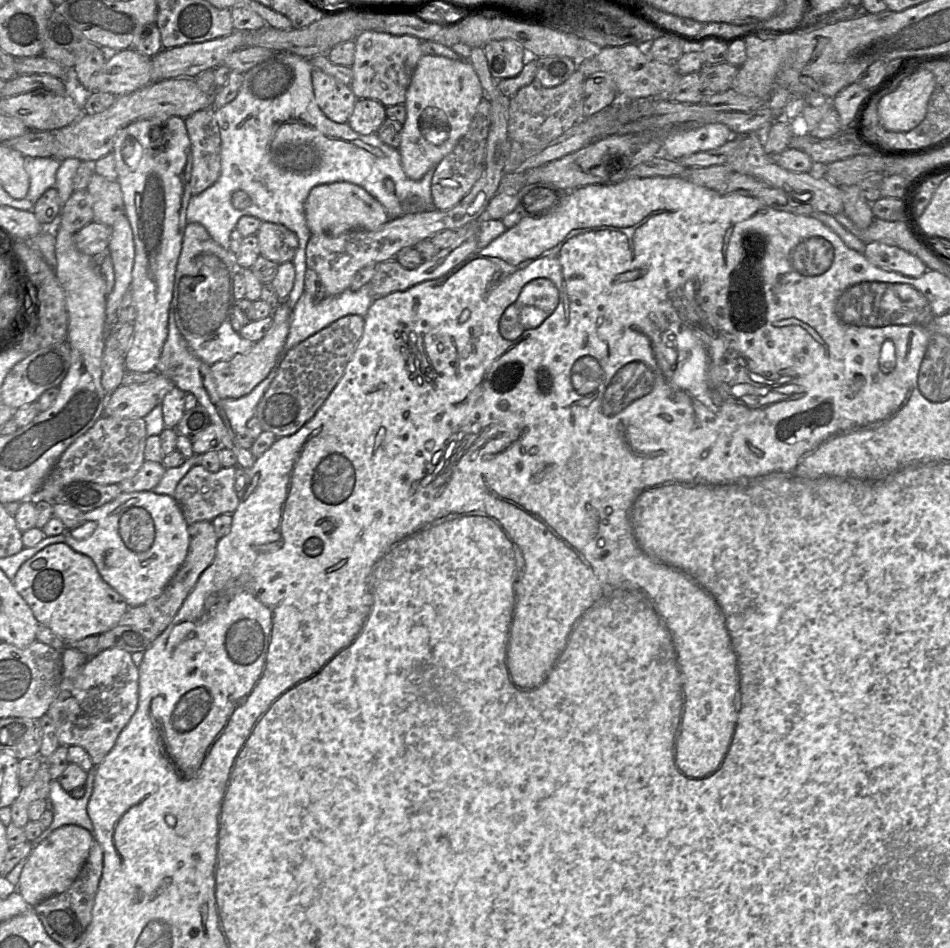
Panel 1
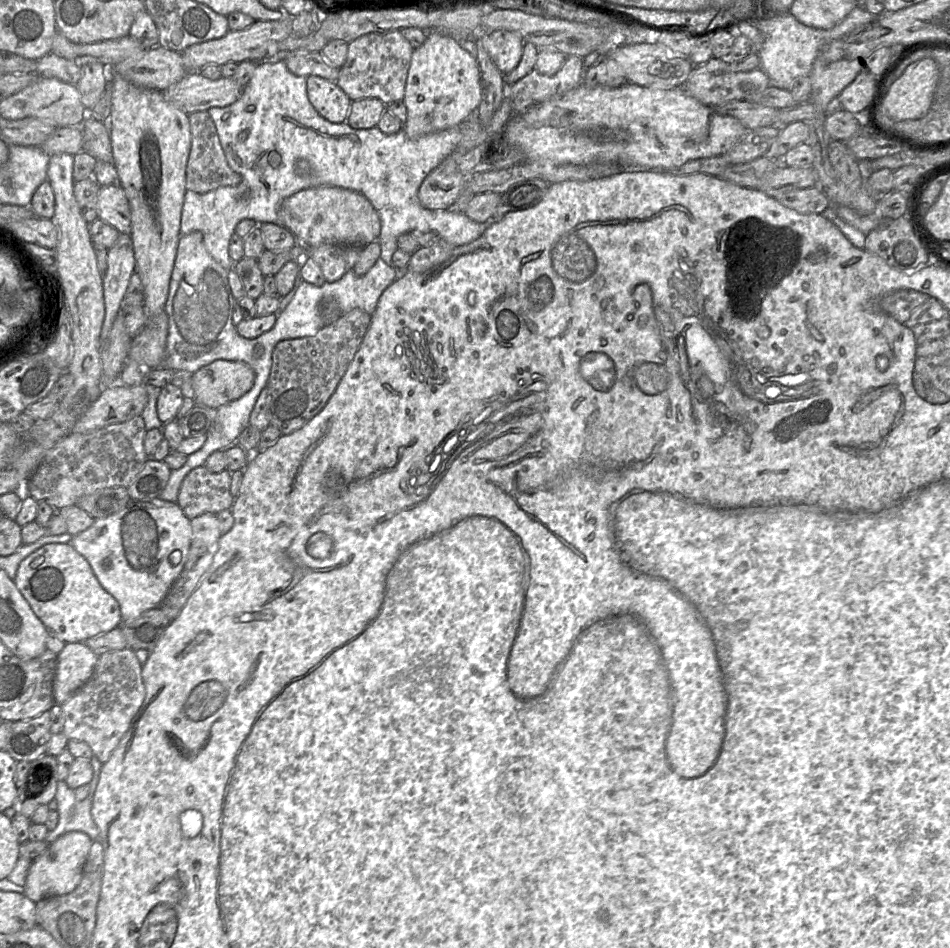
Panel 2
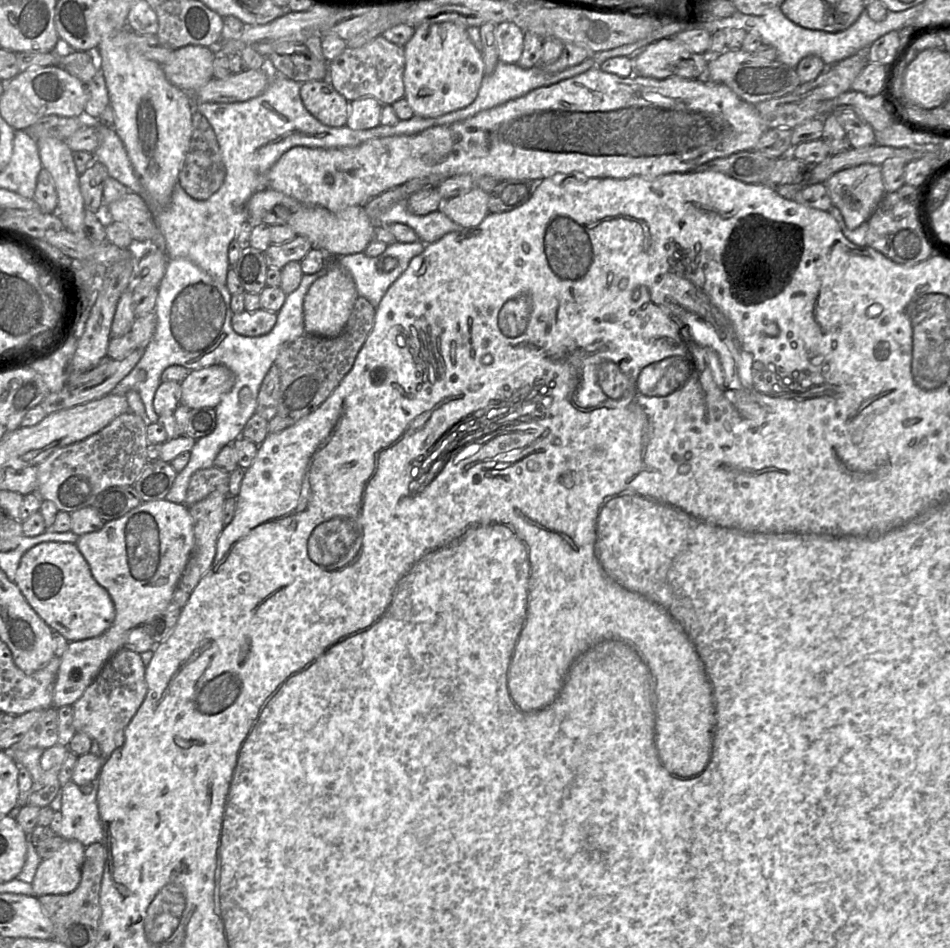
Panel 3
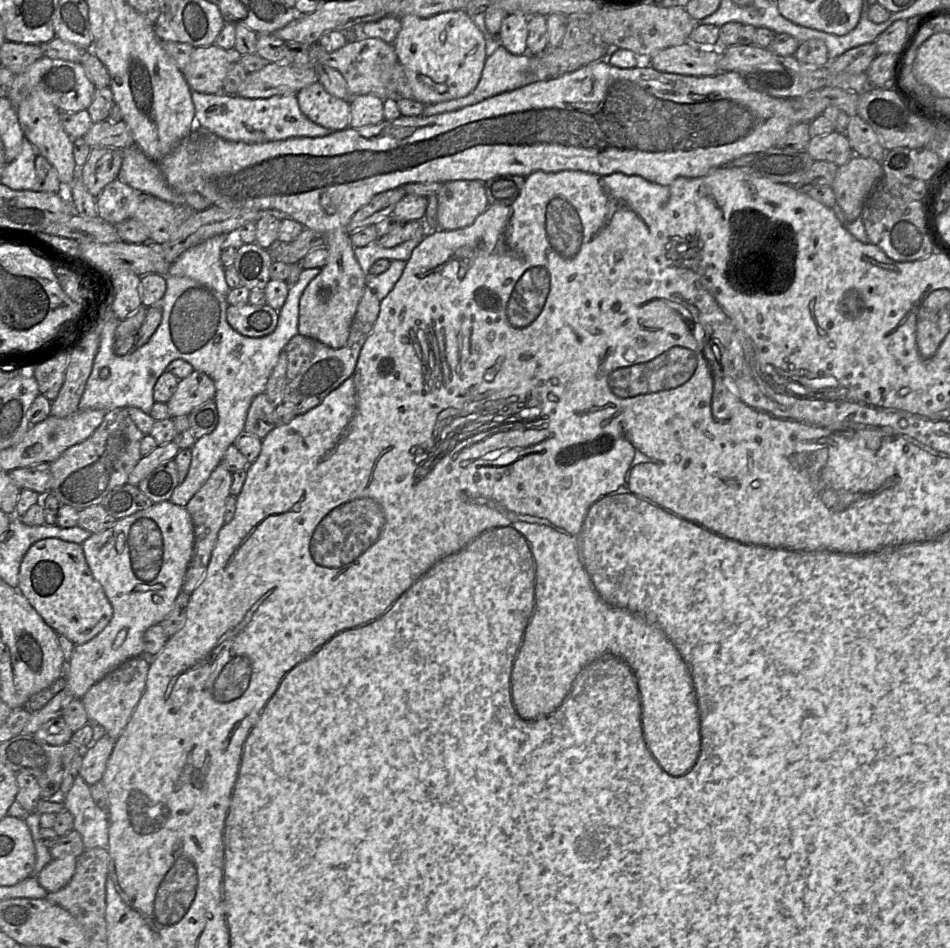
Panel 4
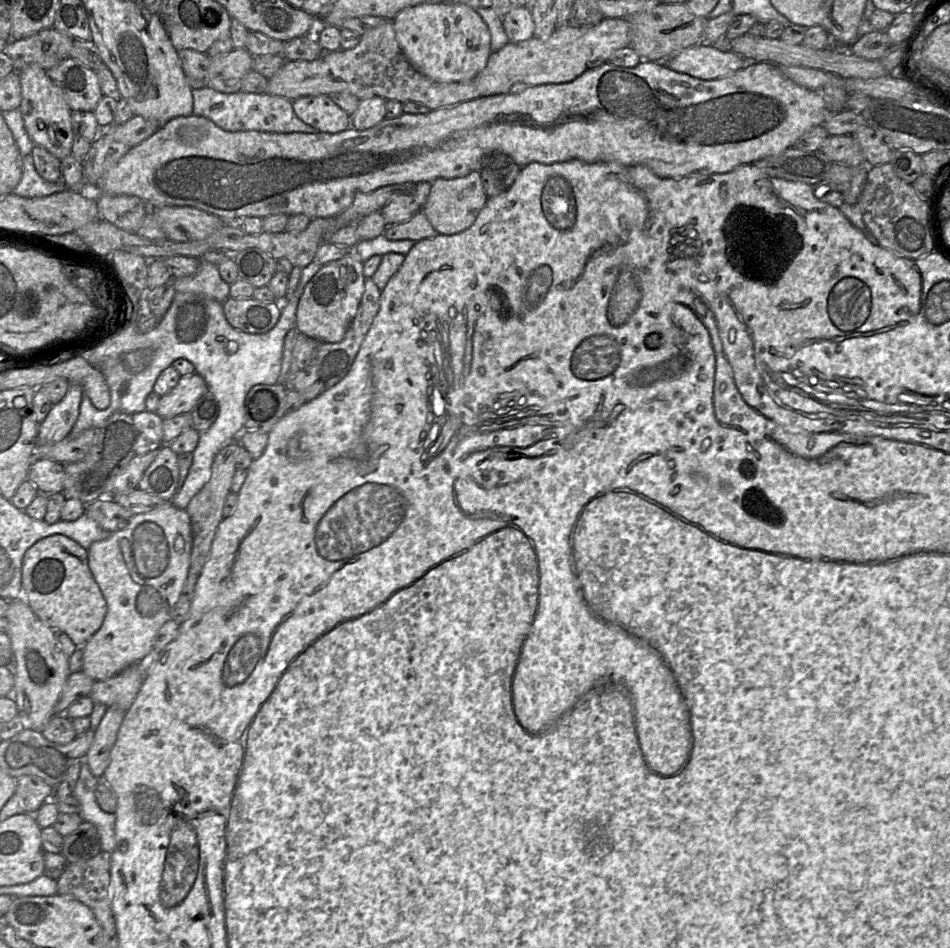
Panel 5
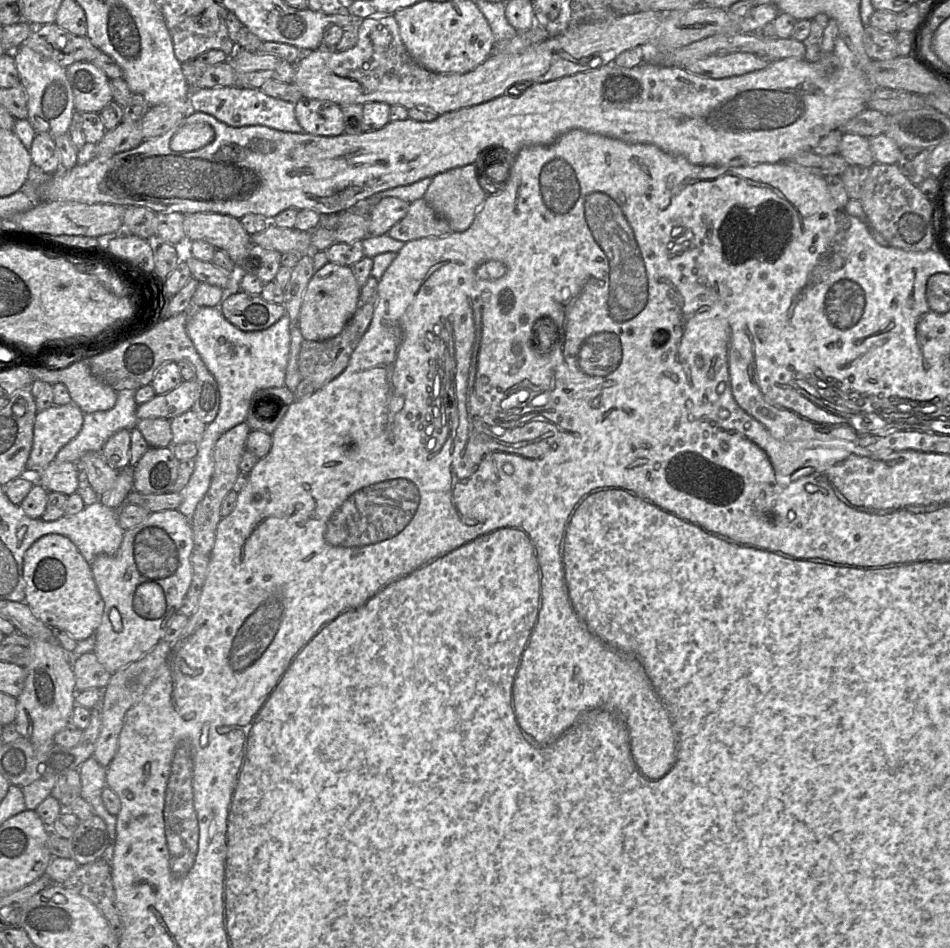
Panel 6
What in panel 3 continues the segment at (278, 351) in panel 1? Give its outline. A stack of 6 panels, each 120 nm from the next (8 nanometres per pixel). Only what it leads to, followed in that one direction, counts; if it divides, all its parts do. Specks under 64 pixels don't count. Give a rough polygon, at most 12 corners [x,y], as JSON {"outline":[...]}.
{"outline":[[224,365],[192,370],[180,404],[215,408],[234,383]]}

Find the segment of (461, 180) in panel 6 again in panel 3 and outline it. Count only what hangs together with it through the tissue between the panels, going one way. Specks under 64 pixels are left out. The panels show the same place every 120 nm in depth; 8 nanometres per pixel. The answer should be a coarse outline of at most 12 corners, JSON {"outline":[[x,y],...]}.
{"outline":[[473,189],[445,200],[440,210],[462,229],[490,213],[488,193]]}

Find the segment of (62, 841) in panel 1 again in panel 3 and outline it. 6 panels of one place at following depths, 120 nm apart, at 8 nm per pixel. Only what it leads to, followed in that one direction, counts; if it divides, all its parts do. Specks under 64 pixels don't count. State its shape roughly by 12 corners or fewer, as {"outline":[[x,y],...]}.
{"outline":[[67,840],[42,860],[34,896],[73,892],[81,881],[83,844]]}

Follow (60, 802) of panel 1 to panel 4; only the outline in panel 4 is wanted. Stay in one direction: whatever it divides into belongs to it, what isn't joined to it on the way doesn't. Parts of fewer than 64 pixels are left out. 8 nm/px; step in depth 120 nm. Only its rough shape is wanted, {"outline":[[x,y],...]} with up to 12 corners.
{"outline":[[78,775],[65,796],[85,849],[108,847],[109,815]]}

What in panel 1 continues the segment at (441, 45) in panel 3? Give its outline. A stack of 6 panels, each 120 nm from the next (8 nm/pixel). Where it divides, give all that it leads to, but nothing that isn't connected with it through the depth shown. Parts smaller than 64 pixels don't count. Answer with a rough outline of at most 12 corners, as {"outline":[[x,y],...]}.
{"outline":[[423,54],[398,148],[420,180],[484,98],[468,60]]}

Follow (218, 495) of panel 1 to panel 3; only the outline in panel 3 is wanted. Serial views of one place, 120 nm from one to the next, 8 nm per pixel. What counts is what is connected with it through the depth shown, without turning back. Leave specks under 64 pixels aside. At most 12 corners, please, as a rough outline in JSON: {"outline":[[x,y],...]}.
{"outline":[[214,466],[190,478],[190,508],[214,491],[228,496],[230,474]]}

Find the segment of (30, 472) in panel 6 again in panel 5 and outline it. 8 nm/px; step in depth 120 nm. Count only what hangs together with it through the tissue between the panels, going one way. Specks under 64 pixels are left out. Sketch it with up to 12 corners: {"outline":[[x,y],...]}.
{"outline":[[70,384],[38,425],[37,444],[71,432],[83,389]]}

